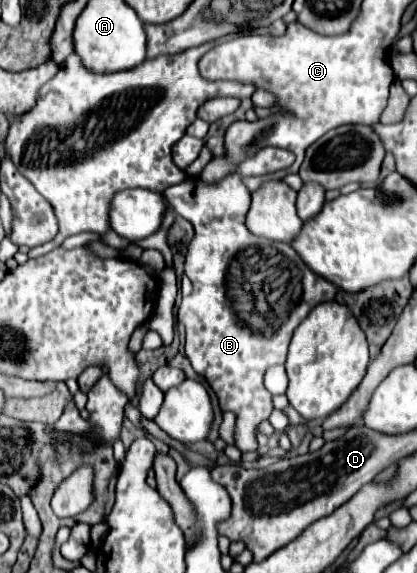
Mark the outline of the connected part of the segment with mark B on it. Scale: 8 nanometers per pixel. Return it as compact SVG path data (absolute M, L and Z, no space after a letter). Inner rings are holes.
M267 146L239 164L233 176L217 184L207 186L195 176L163 192L163 198L175 212L195 226L195 236L185 260L185 274L193 282L193 294L183 298L177 312L177 320L185 324L187 330L185 354L193 370L201 374L217 394L219 408L237 416L235 446L241 452L257 450L255 428L273 412L273 396L263 386L267 368L285 364L293 330L313 306L323 300L333 300L337 294L337 286L313 274L291 244L277 242L275 246L267 238L253 236L245 226L249 190L241 178L263 176L287 168L294 161L295 156L289 150ZM235 284L243 284L237 286L241 288L237 296Z

